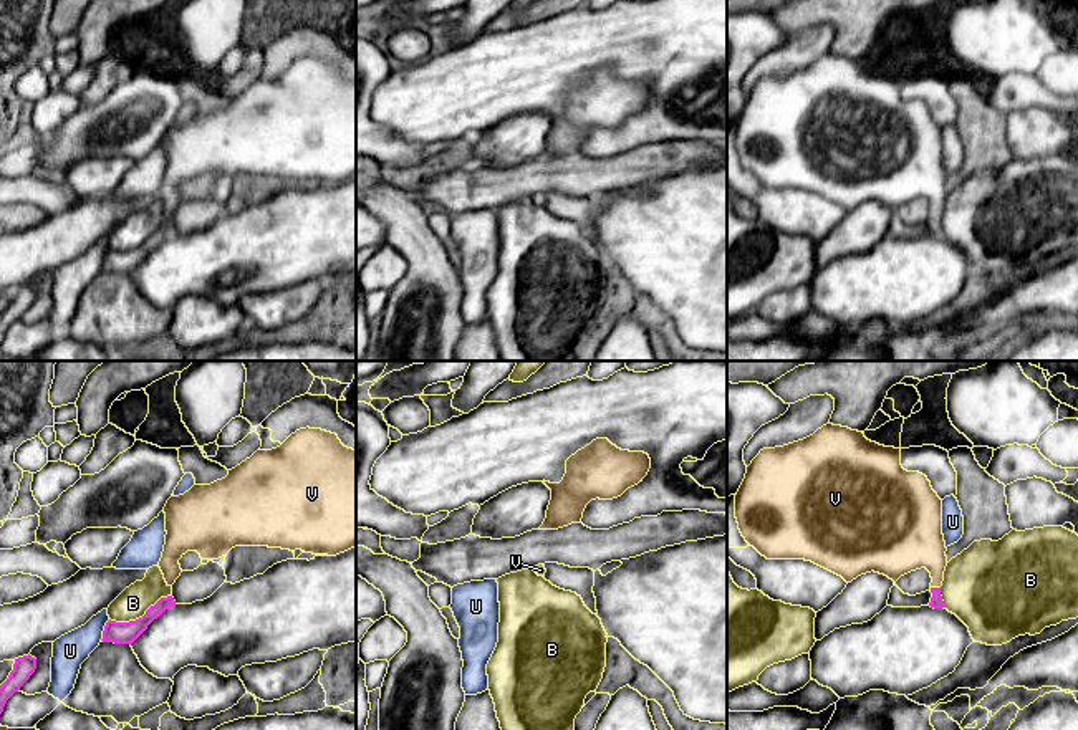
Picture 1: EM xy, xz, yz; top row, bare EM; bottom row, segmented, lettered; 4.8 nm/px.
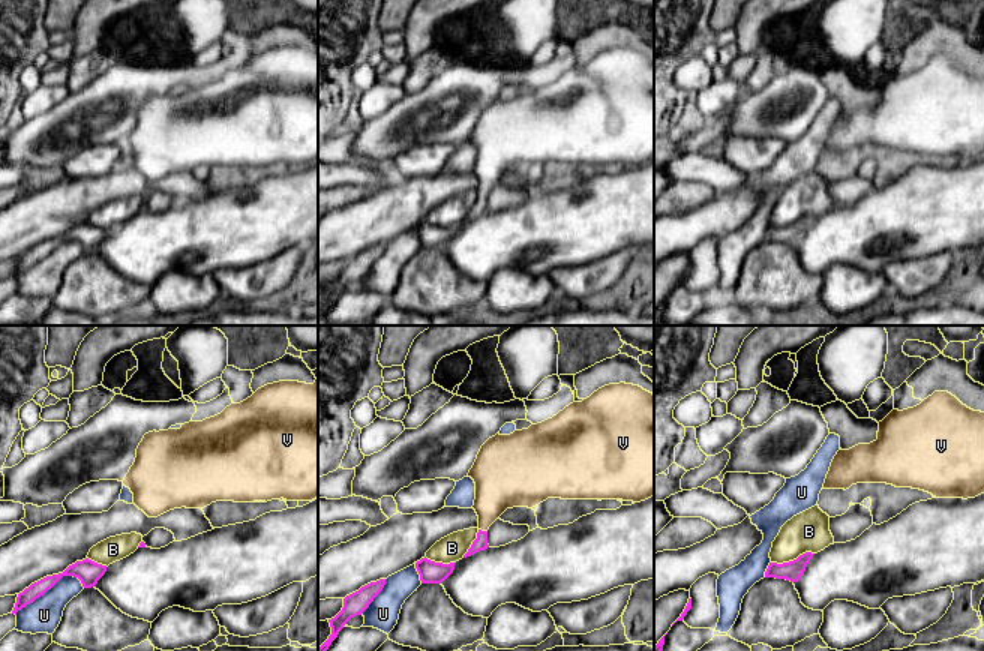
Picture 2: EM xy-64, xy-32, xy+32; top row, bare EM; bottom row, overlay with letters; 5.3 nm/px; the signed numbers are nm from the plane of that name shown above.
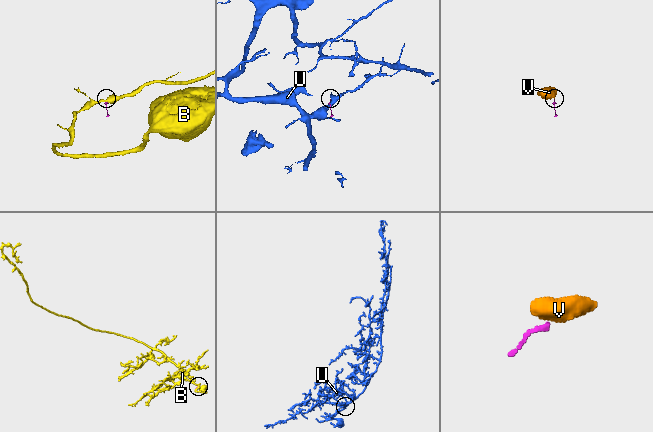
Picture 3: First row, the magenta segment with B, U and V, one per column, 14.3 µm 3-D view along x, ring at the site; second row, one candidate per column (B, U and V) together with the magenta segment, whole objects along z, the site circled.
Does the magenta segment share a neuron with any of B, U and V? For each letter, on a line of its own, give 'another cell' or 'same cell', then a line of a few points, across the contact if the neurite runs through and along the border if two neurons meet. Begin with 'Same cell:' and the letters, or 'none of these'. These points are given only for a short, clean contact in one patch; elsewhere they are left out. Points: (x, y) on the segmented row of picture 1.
Same cell: V
B: another cell | xy (171, 595), (161, 596), (134, 619), (110, 619)
U: another cell
V: same cell | yz (936, 601), (936, 588), (936, 563), (914, 542)

